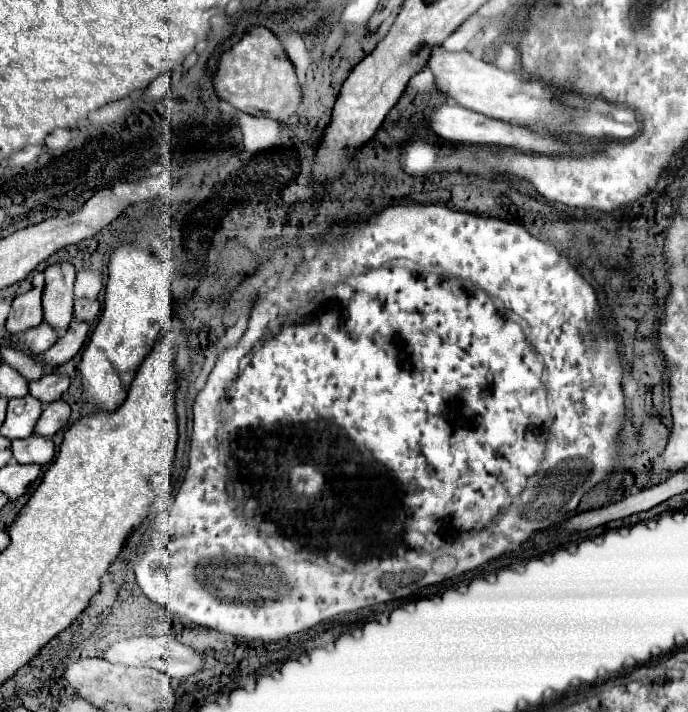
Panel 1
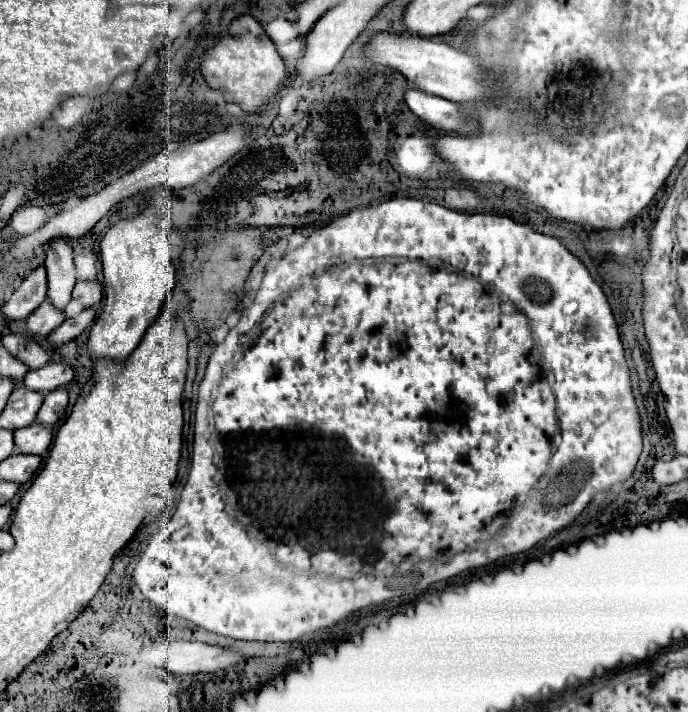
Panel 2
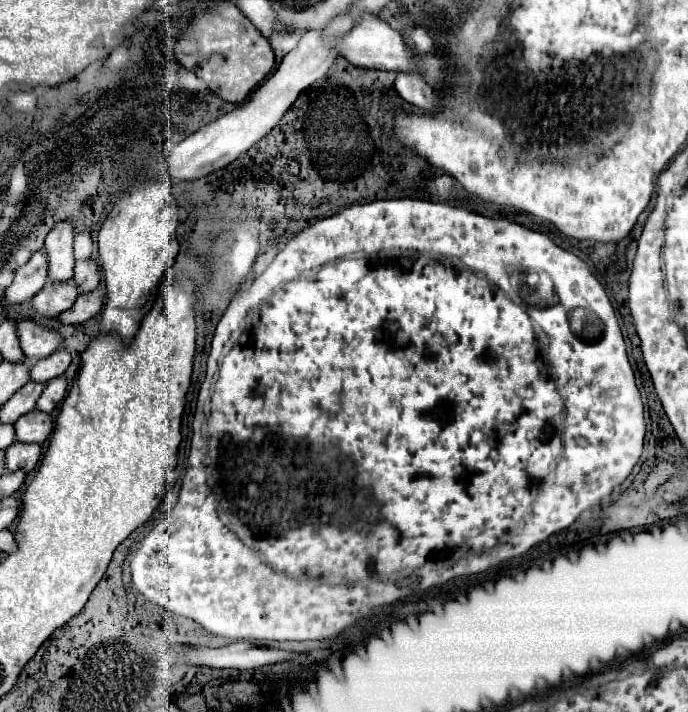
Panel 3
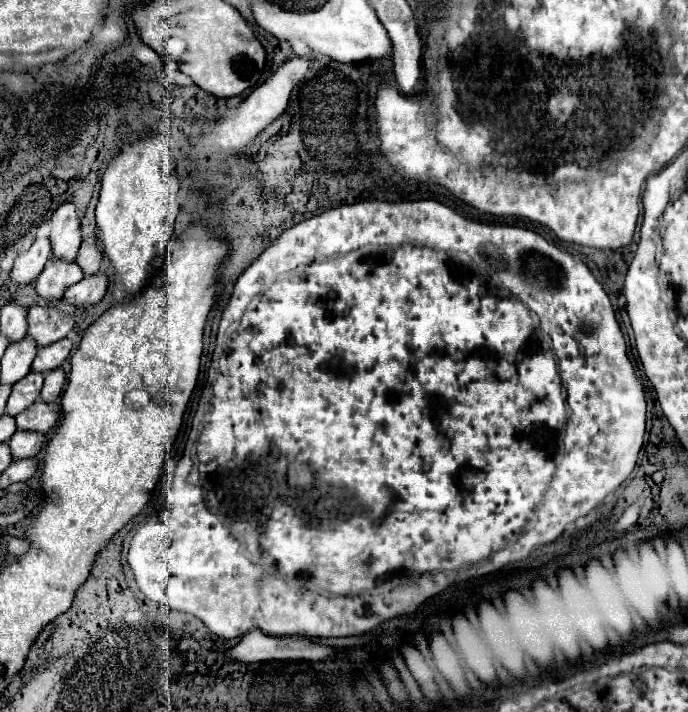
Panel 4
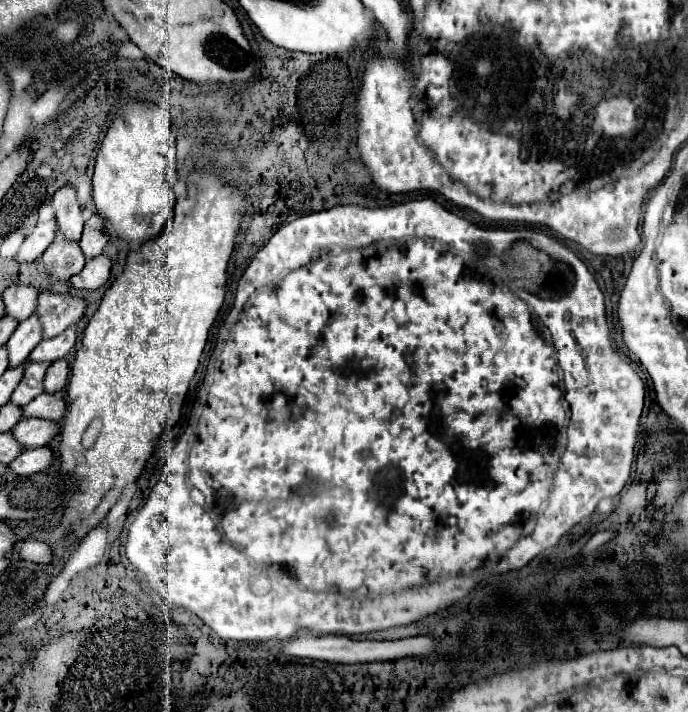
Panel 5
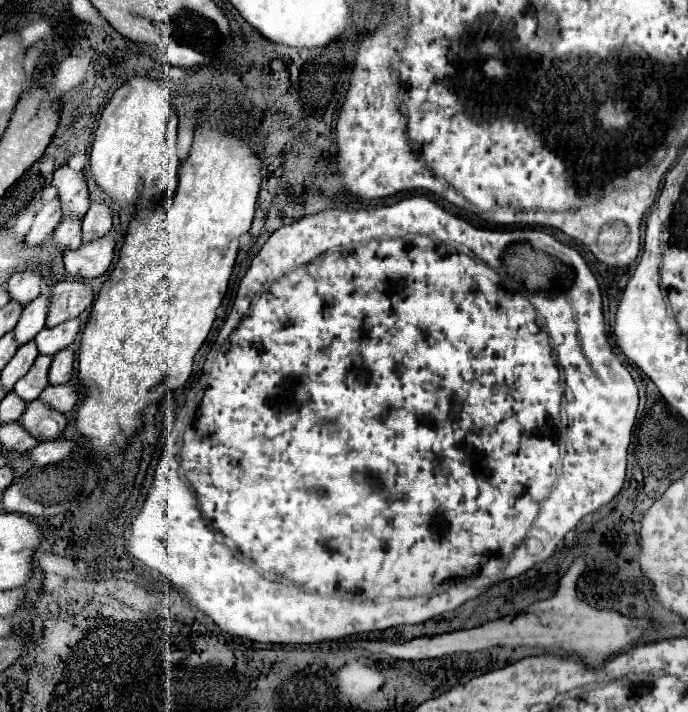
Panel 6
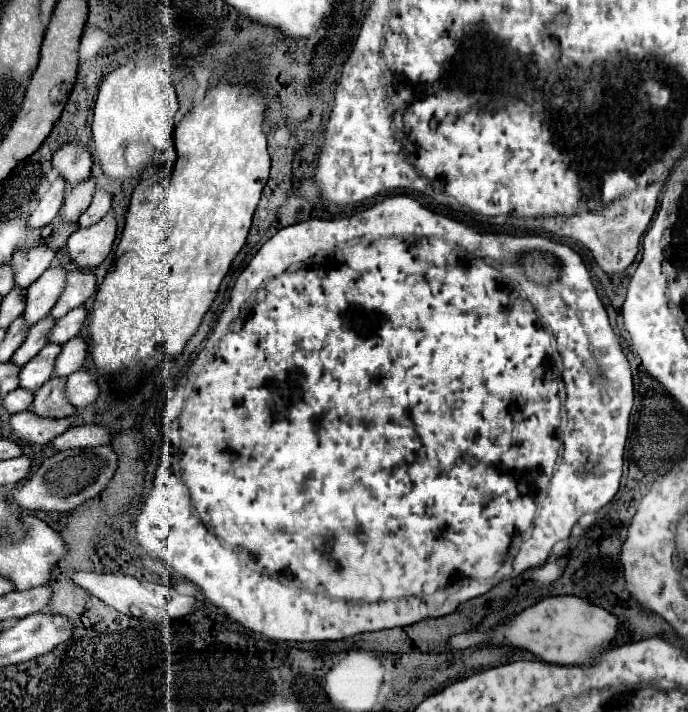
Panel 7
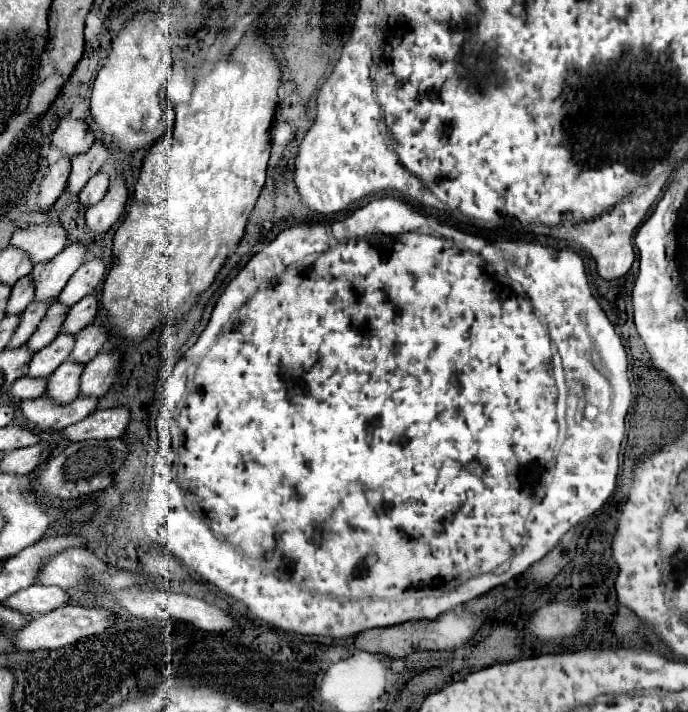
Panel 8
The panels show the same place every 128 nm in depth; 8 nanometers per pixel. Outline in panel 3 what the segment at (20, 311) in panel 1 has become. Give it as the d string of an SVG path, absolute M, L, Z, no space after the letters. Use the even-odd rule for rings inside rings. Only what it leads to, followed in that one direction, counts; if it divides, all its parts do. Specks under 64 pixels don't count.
M38 250L32 254L28 264L16 270L12 286L6 290L4 300L8 304L26 304L30 302L48 282L48 262L46 252Z

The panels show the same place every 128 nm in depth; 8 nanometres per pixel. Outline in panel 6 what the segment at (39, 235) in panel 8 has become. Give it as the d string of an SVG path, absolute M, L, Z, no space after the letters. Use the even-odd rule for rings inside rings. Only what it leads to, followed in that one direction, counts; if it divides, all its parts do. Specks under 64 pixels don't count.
M20 272L8 280L6 290L10 294L10 300L18 302L20 306L28 306L28 302L32 302L40 296L42 280L40 280L38 272Z

